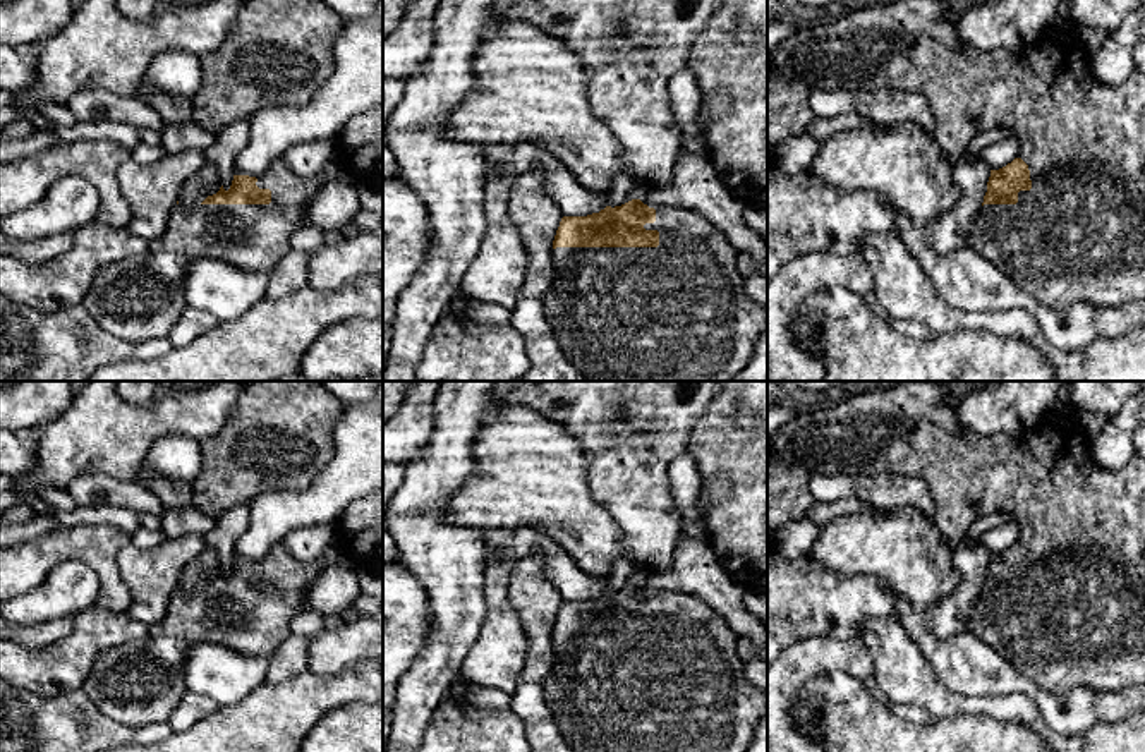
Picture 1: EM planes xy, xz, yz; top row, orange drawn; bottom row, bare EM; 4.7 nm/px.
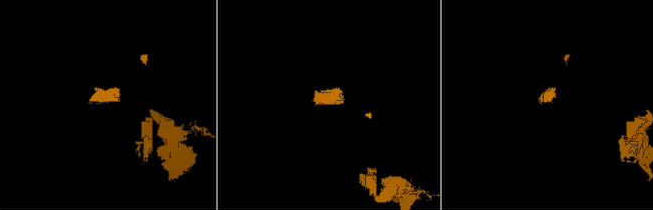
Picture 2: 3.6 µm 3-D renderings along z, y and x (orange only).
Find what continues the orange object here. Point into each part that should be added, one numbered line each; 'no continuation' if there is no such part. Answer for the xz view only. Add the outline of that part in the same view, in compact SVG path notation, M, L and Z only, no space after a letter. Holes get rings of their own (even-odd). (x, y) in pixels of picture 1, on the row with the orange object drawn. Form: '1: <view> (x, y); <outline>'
1: xz (678, 311); M656 208L656 221L645 230L659 232L657 247L556 247L553 249L554 275L544 299L548 321L568 361L587 381L730 381L752 359L759 337L767 330L767 311L745 292L745 278L736 268L736 249L704 216L682 208Z

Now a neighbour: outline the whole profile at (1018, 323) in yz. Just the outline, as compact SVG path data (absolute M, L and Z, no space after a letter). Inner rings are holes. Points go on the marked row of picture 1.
M865 235L860 240L858 254L870 266L874 275L872 292L891 318L922 321L934 333L982 330L1001 338L1023 338L1045 355L1054 369L1052 381L1145 381L1145 326L1119 337L1097 338L1081 349L1063 352L1047 343L1035 316L1021 307L977 314L949 306L900 235Z

